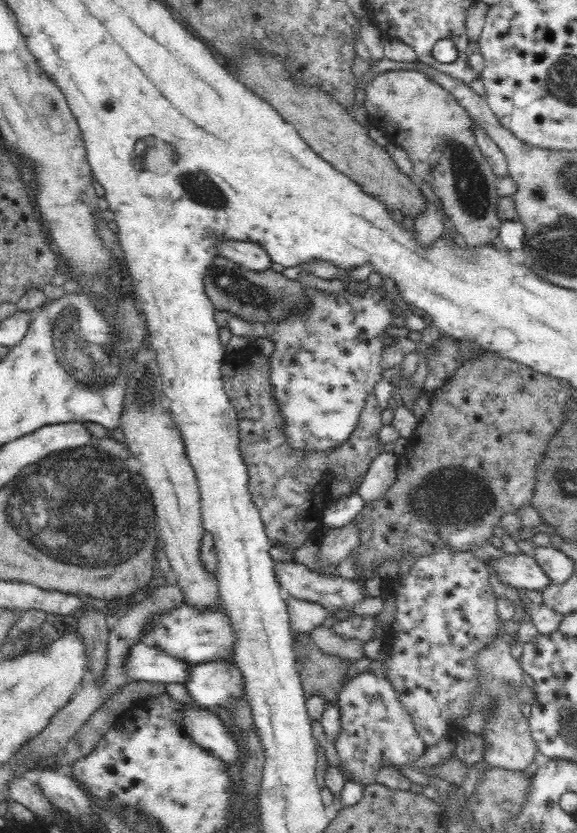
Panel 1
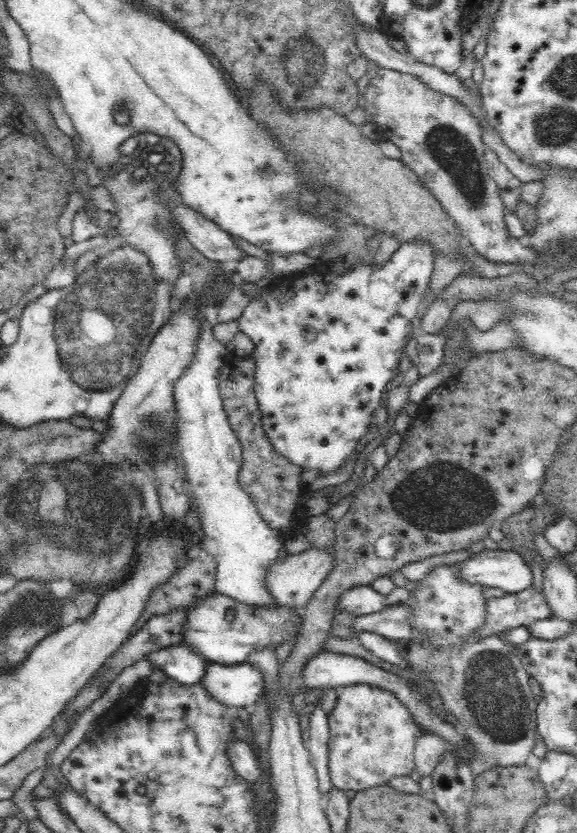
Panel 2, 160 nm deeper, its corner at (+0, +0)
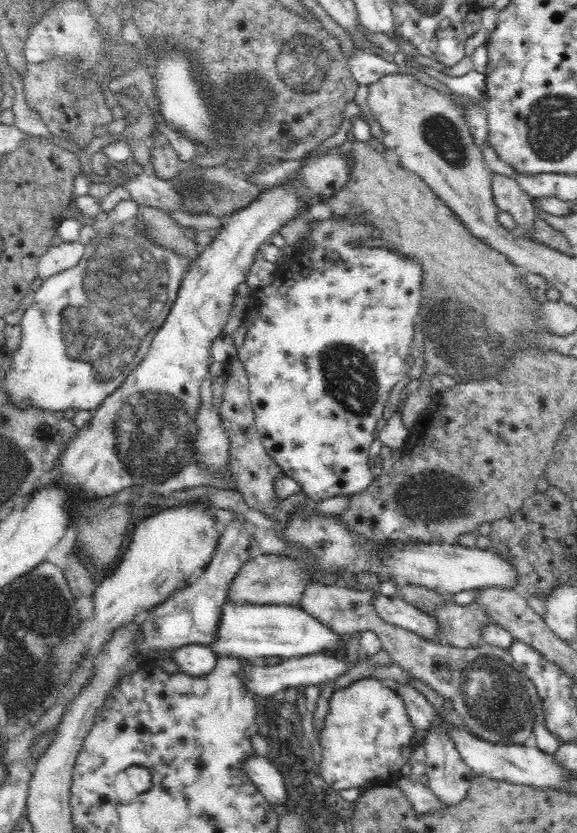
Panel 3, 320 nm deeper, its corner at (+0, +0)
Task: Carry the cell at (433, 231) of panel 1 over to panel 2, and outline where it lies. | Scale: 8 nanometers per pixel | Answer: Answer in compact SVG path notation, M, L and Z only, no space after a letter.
M404 242L384 266L375 262L365 264L362 260L339 275L330 270L314 270L309 275L288 279L286 294L264 291L237 318L239 330L256 346L250 356L256 365L254 393L265 435L290 462L305 470L334 472L348 458L354 458L362 436L373 422L374 410L380 406L382 392L396 376L412 318L433 273L434 259L430 243Z

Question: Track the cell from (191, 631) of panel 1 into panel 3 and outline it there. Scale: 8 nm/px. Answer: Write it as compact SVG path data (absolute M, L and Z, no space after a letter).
M228 598L223 605L217 638L210 646L217 656L234 656L253 662L274 656L288 659L315 653L335 653L343 648L343 640L302 608L292 605L234 604Z

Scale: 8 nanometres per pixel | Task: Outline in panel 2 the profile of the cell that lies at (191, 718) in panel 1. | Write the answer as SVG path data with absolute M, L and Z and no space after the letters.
M236 739L226 748L226 755L230 759L234 770L250 785L262 778L262 769L258 763L258 755L250 749L246 741Z

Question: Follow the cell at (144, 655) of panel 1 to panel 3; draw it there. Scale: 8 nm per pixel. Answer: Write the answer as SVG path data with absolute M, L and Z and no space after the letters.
M185 645L174 650L171 658L179 664L181 672L190 676L206 676L217 664L217 654L210 645Z

